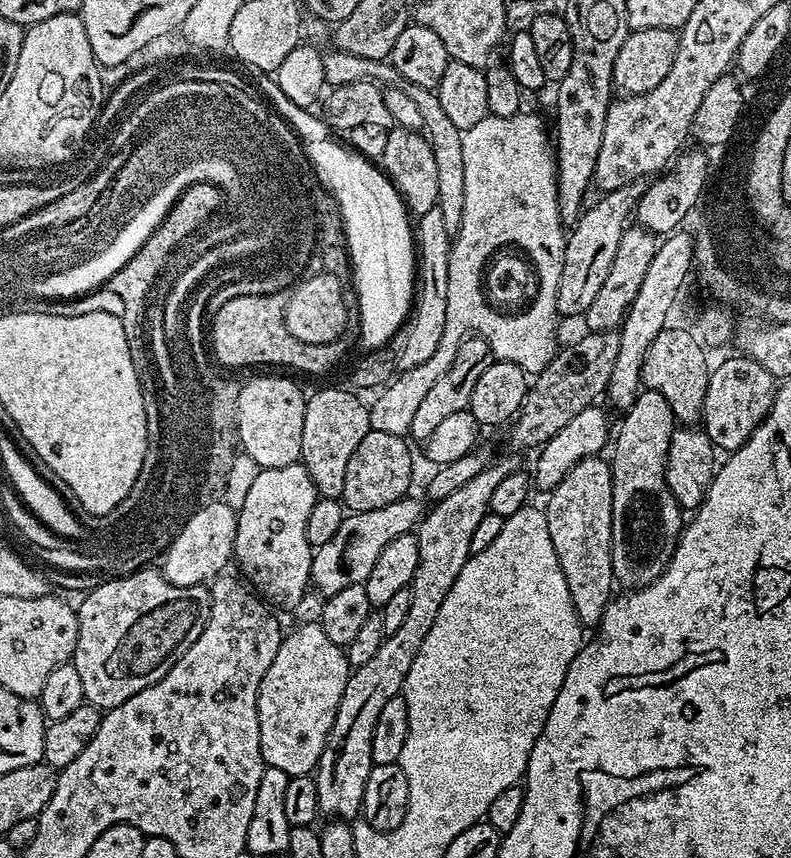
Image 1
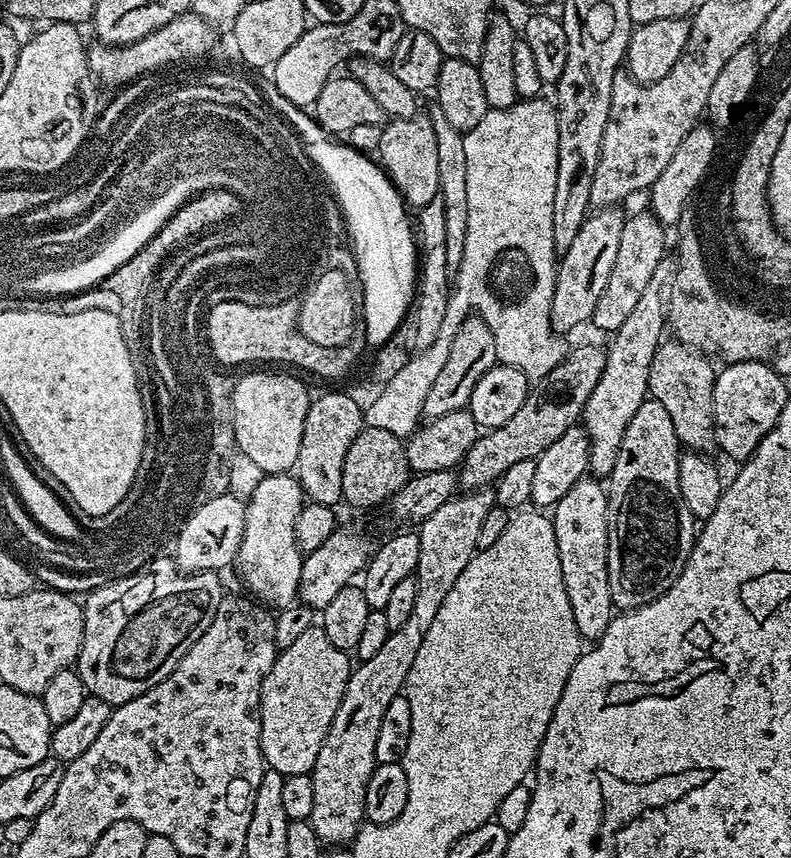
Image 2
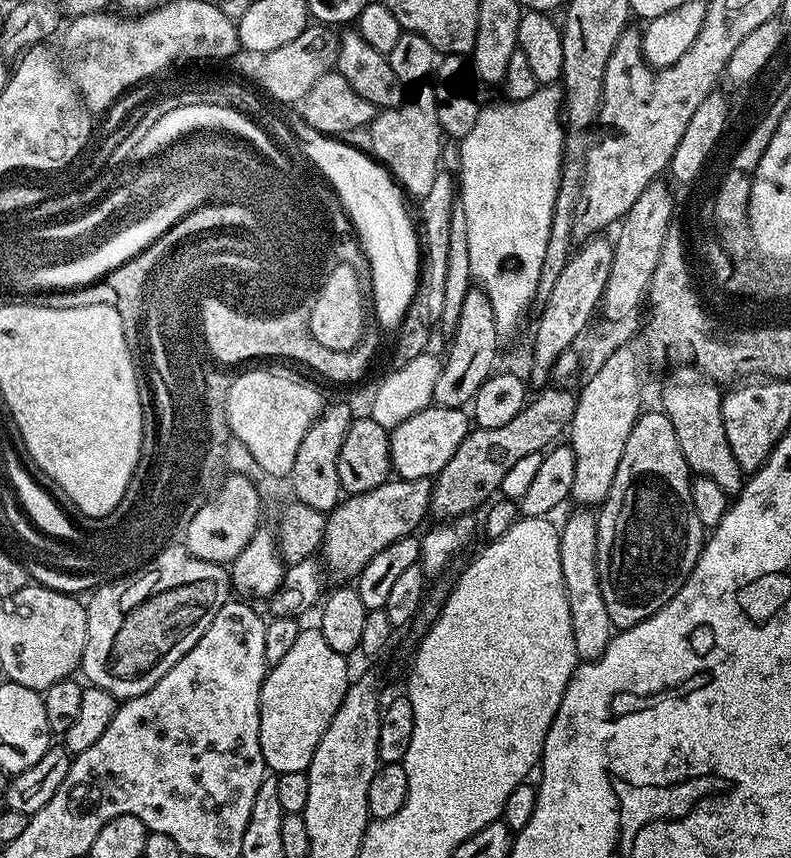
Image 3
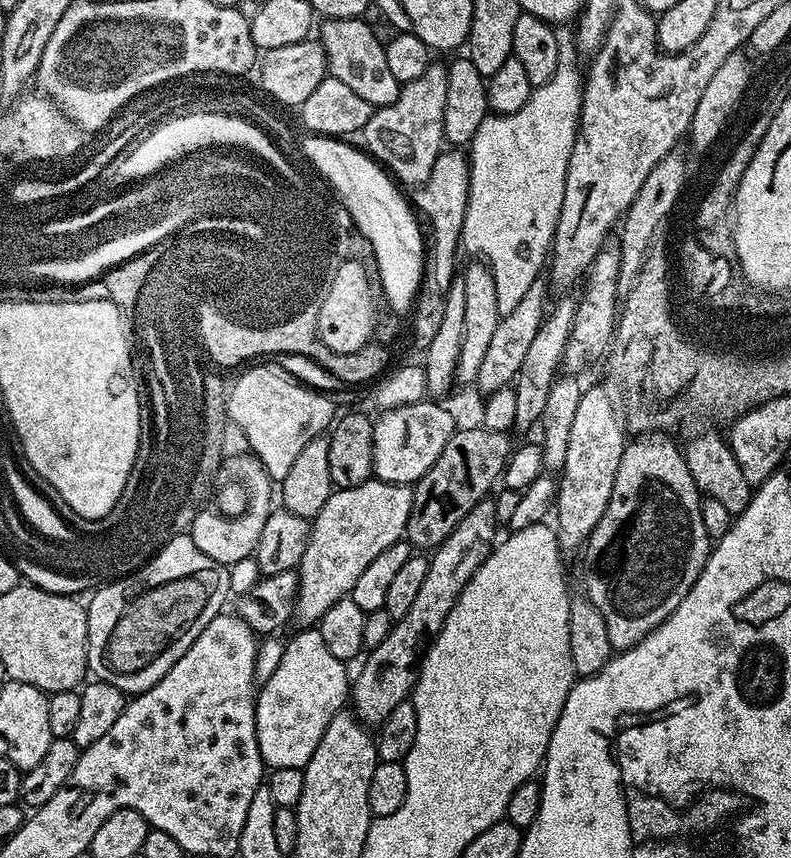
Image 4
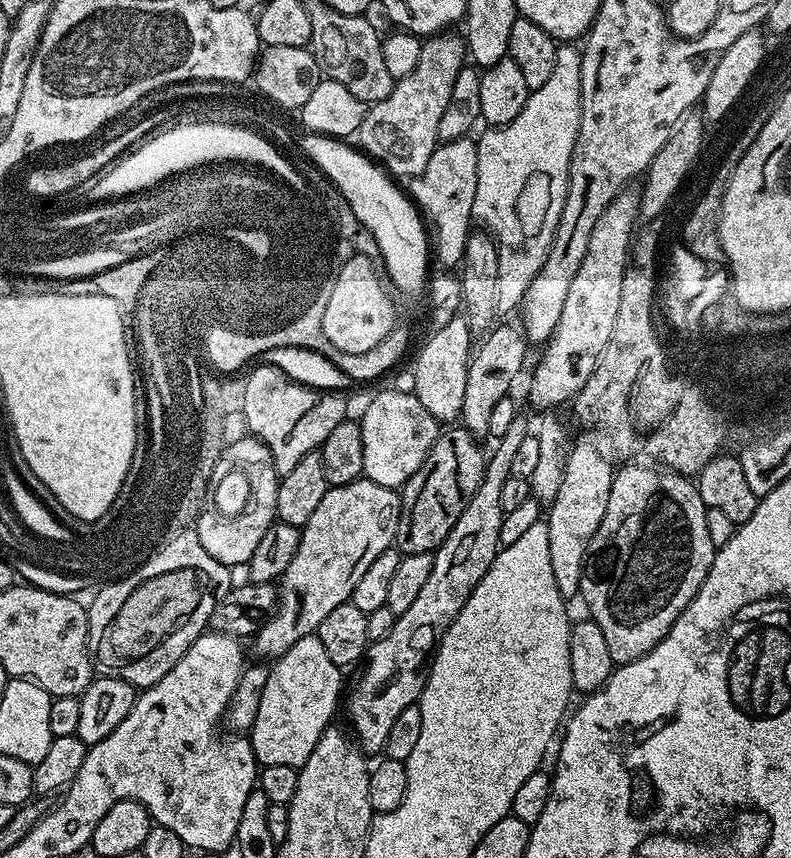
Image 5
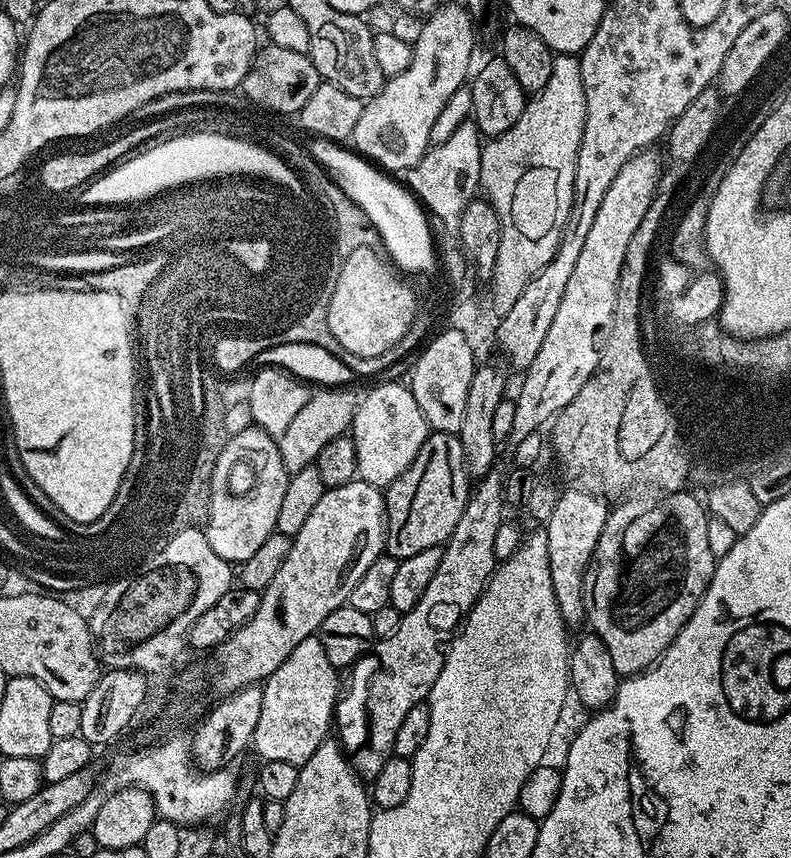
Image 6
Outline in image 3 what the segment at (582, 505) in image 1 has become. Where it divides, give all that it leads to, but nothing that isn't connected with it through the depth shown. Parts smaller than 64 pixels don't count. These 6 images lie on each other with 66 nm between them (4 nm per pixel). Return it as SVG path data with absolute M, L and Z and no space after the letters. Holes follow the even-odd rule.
M576 510L560 528L560 557L562 578L566 586L566 598L570 602L570 626L574 626L574 650L581 661L599 660L610 646L614 629L610 622L610 610L602 602L602 590L598 582L596 555L598 554L597 517L588 510Z

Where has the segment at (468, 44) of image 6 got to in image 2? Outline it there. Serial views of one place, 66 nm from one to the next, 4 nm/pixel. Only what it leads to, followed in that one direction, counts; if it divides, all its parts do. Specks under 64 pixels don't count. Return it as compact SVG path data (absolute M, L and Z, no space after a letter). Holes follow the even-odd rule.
M417 114L405 120L389 119L379 132L381 160L379 163L388 179L396 185L400 199L405 205L409 209L419 210L438 199L440 195L438 142L434 142L434 126L427 115Z

